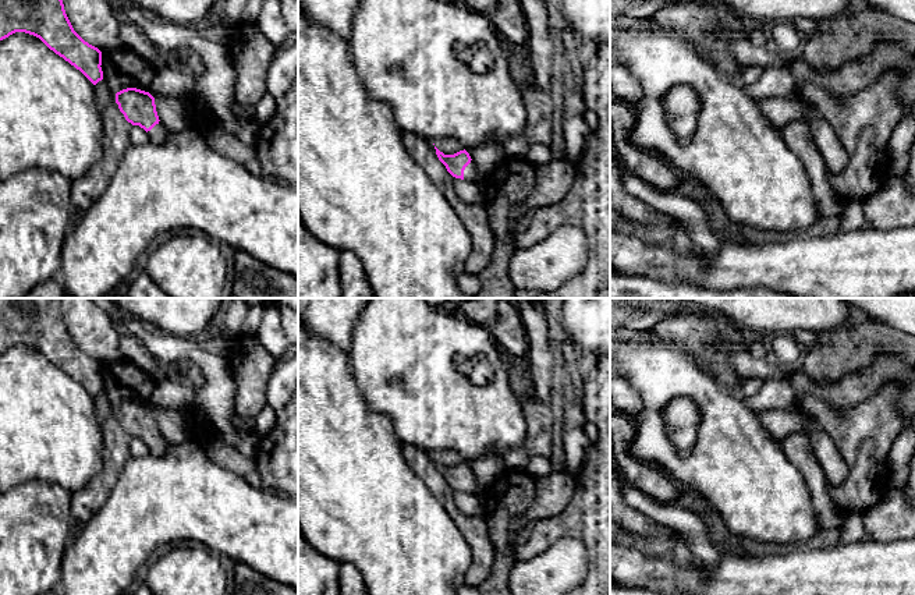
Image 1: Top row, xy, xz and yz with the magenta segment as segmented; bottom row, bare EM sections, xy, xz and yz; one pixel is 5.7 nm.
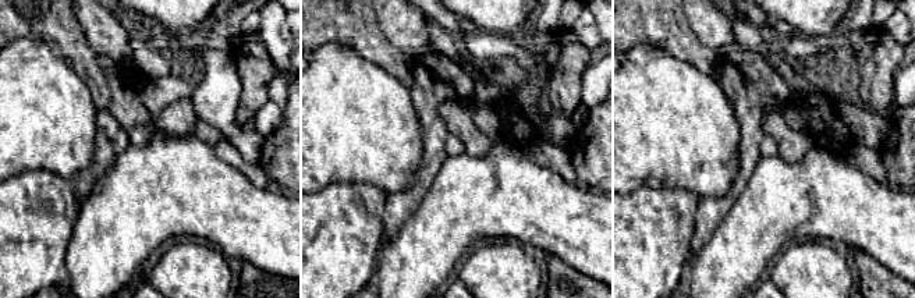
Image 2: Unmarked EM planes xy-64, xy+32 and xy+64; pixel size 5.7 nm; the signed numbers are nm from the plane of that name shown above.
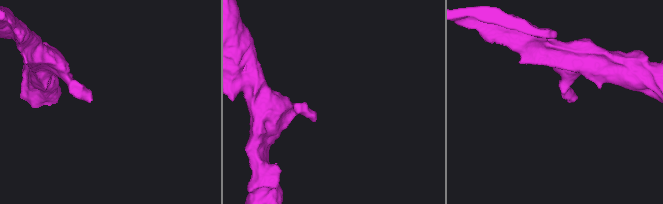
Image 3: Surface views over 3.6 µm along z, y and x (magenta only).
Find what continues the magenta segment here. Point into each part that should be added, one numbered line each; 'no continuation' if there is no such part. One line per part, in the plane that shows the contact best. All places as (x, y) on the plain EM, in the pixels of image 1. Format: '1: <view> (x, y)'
1: xz (471, 485)

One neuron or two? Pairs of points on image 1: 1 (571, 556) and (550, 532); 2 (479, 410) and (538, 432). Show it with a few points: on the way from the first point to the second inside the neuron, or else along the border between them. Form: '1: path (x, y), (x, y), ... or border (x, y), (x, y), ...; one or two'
1: border (588, 551), (580, 539), (557, 539), (529, 558); two
2: border (521, 400), (525, 436), (518, 445), (504, 452); two

